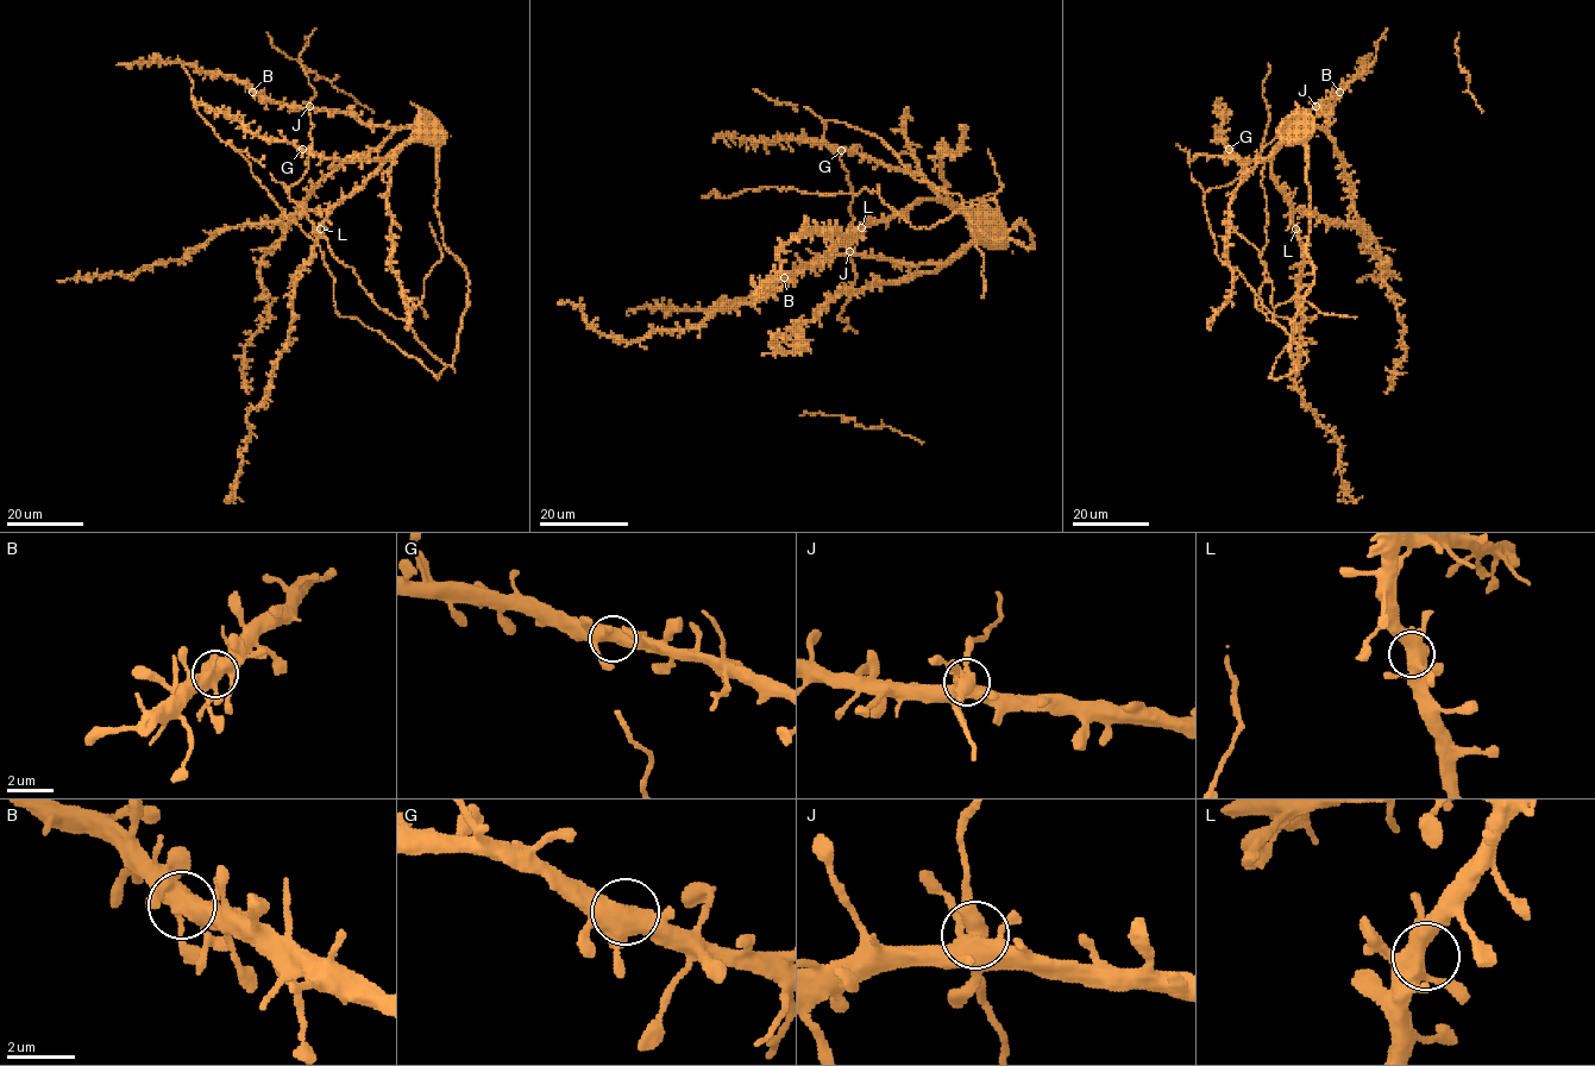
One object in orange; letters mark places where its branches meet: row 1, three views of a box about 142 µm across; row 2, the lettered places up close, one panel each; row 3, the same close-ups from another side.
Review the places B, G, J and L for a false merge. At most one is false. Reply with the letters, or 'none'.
none

